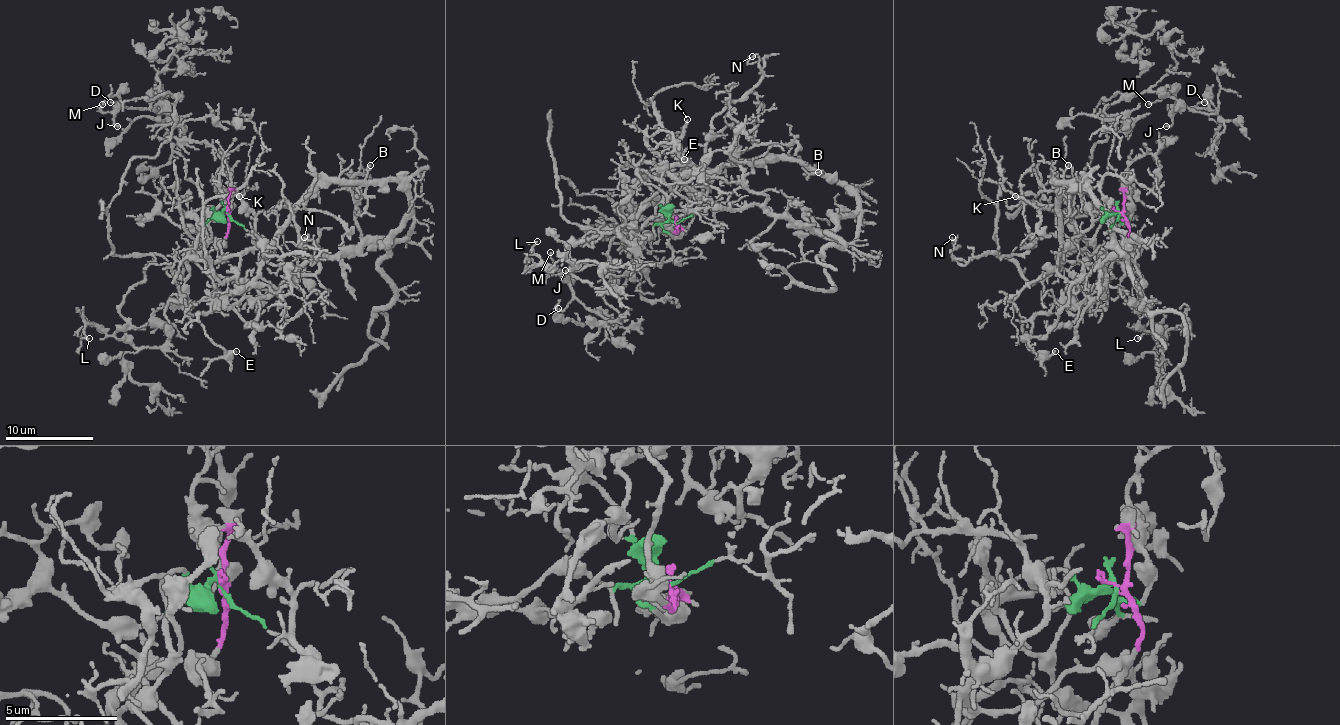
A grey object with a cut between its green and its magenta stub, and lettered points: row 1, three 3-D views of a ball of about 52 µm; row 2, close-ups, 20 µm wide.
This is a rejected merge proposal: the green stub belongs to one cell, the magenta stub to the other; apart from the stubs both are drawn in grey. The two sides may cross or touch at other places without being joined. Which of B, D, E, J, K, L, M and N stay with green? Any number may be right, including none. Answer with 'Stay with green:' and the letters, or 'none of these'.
Stay with green: D, E, J, L, M

